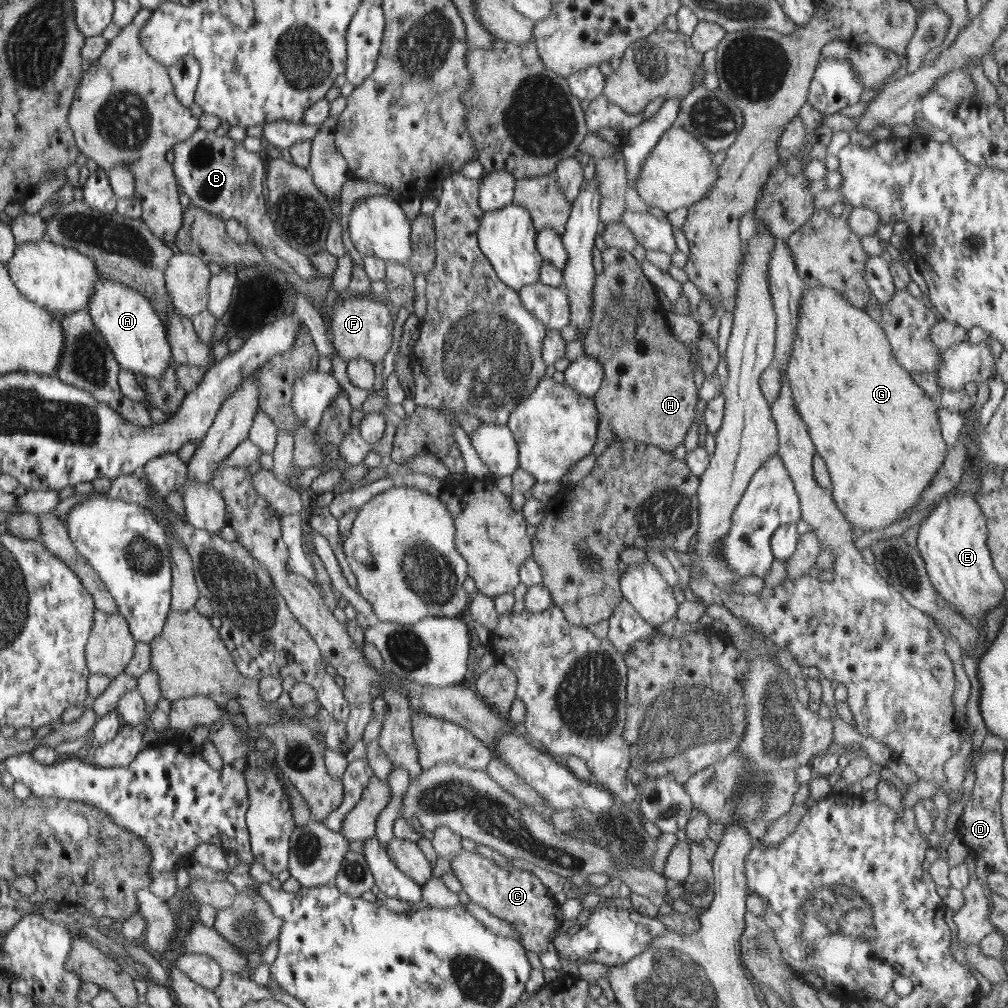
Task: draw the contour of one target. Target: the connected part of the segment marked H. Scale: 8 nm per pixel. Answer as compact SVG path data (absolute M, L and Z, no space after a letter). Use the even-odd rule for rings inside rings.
M608 247L602 251L603 271L597 274L592 289L591 322L583 338L583 350L595 357L603 368L603 381L598 392L593 396L599 414L598 438L593 446L593 454L597 457L606 447L616 440L634 439L647 445L657 446L665 451L674 452L686 438L686 432L696 421L696 404L699 400L699 384L695 382L694 372L690 365L689 349L670 331L665 318L669 311L658 290L652 287L636 261L636 257L623 248ZM636 344L652 344L660 350L654 352L654 366L640 368L642 376L648 374L648 384L632 384L632 354Z

